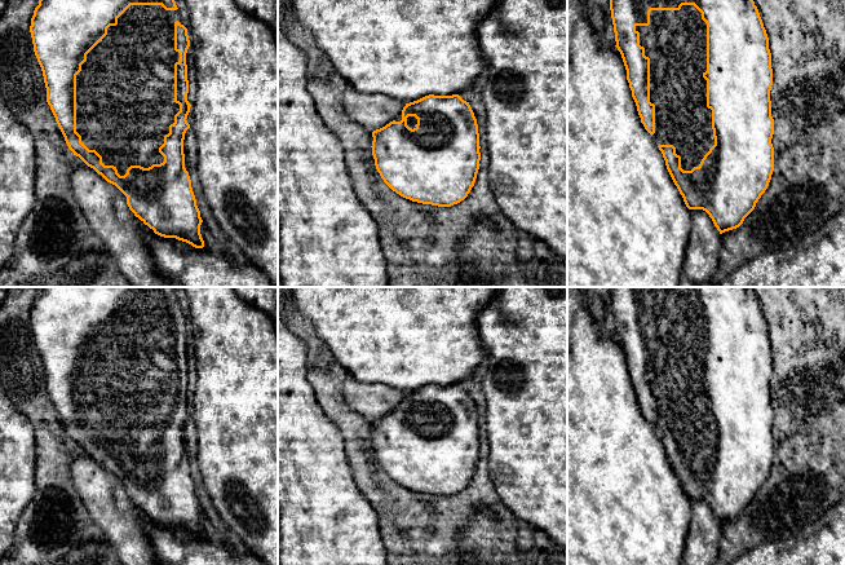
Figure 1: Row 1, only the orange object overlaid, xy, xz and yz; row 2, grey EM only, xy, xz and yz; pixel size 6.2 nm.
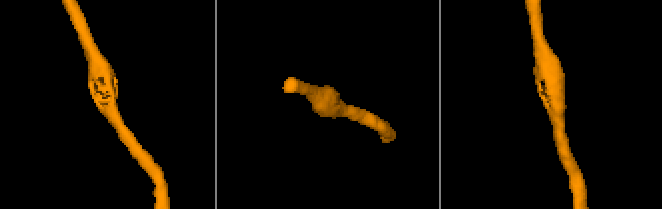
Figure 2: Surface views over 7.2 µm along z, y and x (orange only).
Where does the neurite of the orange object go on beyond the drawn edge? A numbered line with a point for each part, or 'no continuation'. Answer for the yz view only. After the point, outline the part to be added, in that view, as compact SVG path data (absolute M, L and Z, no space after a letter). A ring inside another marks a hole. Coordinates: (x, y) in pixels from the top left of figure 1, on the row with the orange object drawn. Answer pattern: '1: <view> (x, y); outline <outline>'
1: yz (676, 40); outline M682 5L680 10L651 10L649 26L636 26L640 32L640 45L645 48L645 56L650 58L650 102L655 105L655 133L652 140L656 146L673 145L676 154L681 156L681 168L691 171L699 167L704 155L715 145L712 129L712 110L707 107L707 80L703 74L707 71L707 23L702 19L702 13L694 5Z

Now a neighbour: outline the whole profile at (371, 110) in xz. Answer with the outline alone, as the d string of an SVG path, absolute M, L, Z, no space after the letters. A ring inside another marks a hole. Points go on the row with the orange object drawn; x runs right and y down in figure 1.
M351 87L344 94L346 114L371 132L393 122L404 106L402 101L379 93L360 93Z

